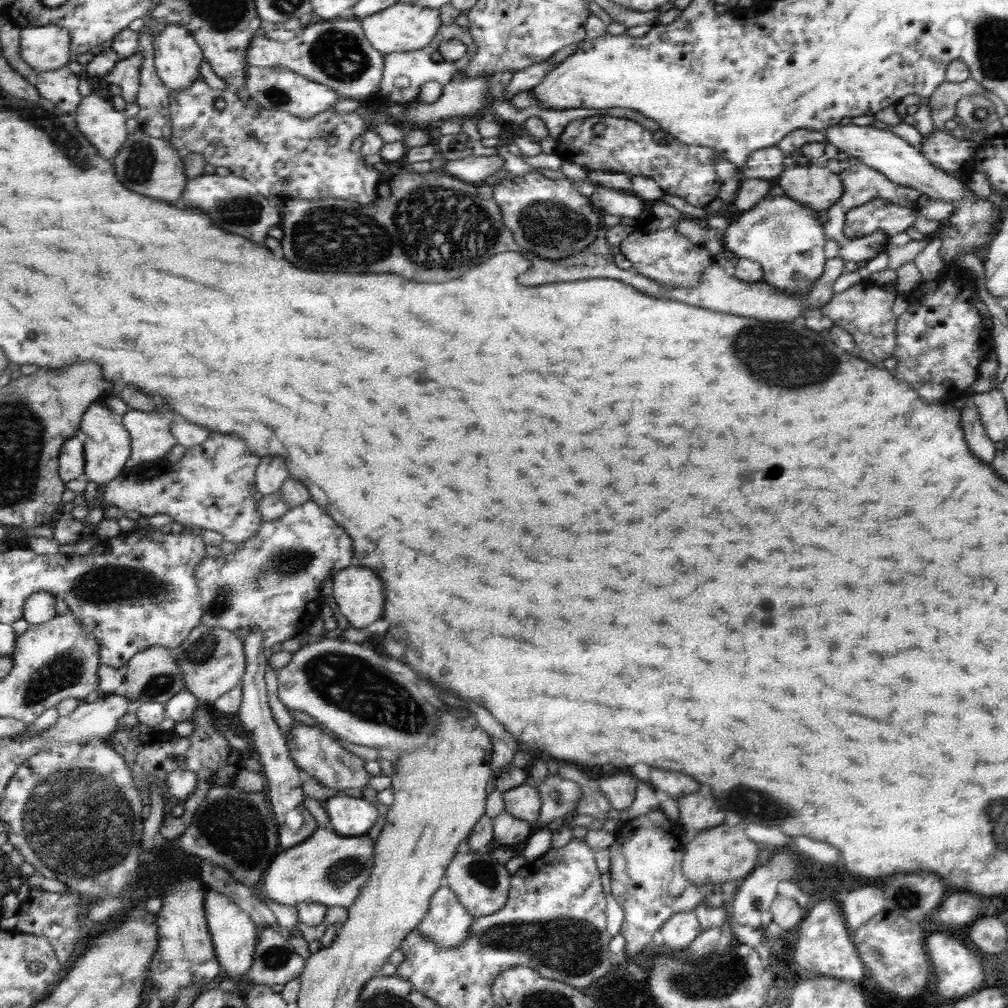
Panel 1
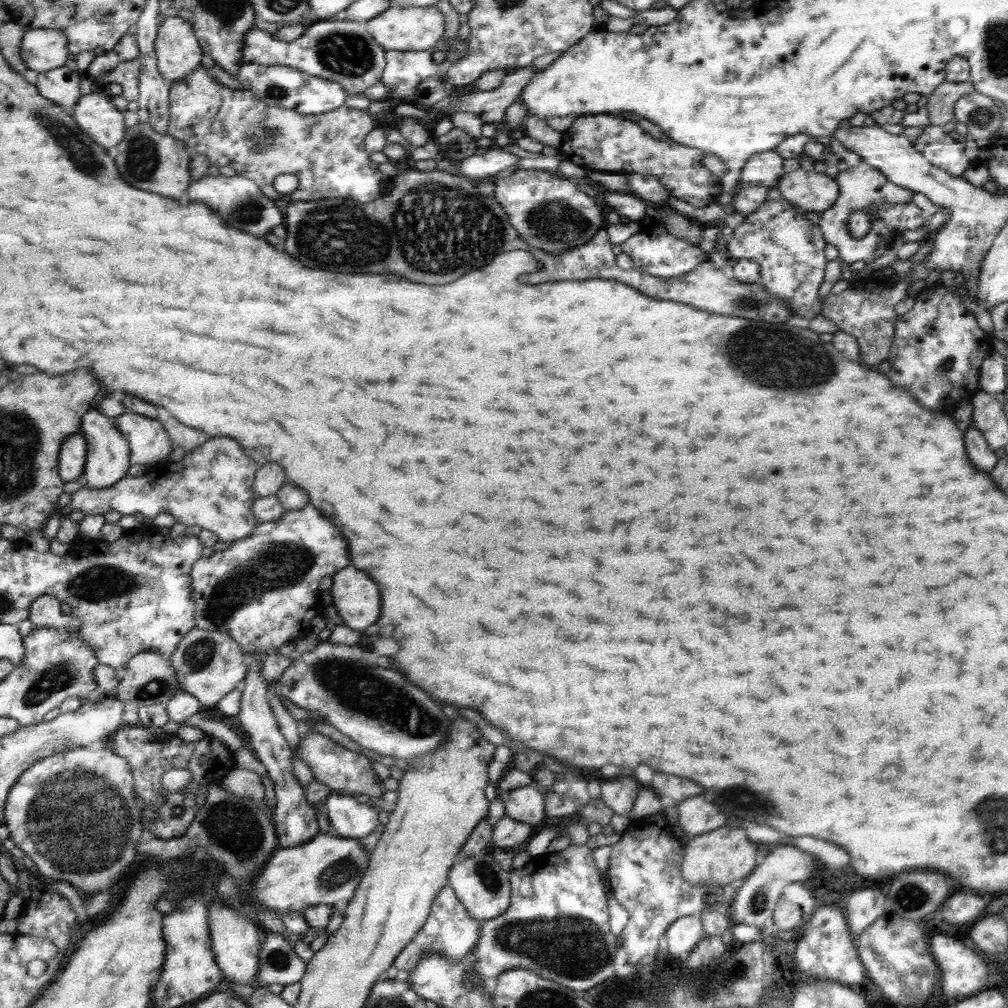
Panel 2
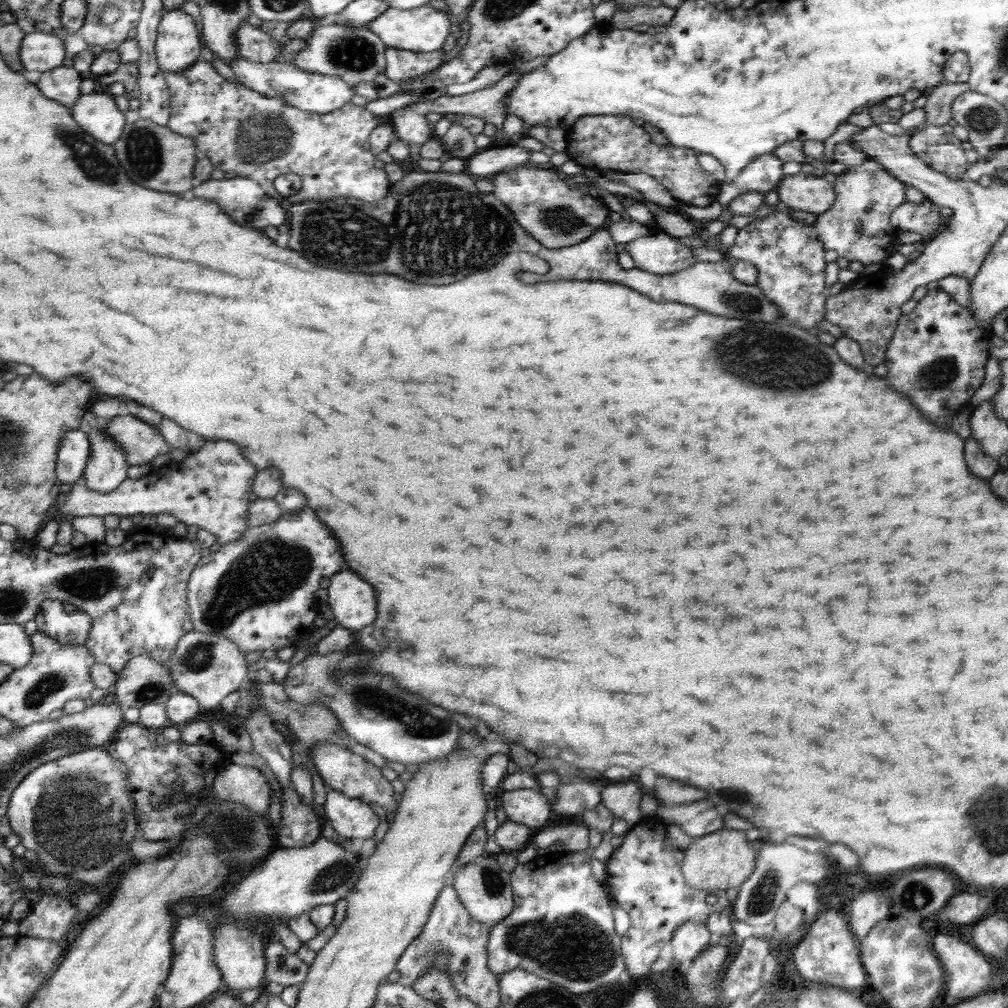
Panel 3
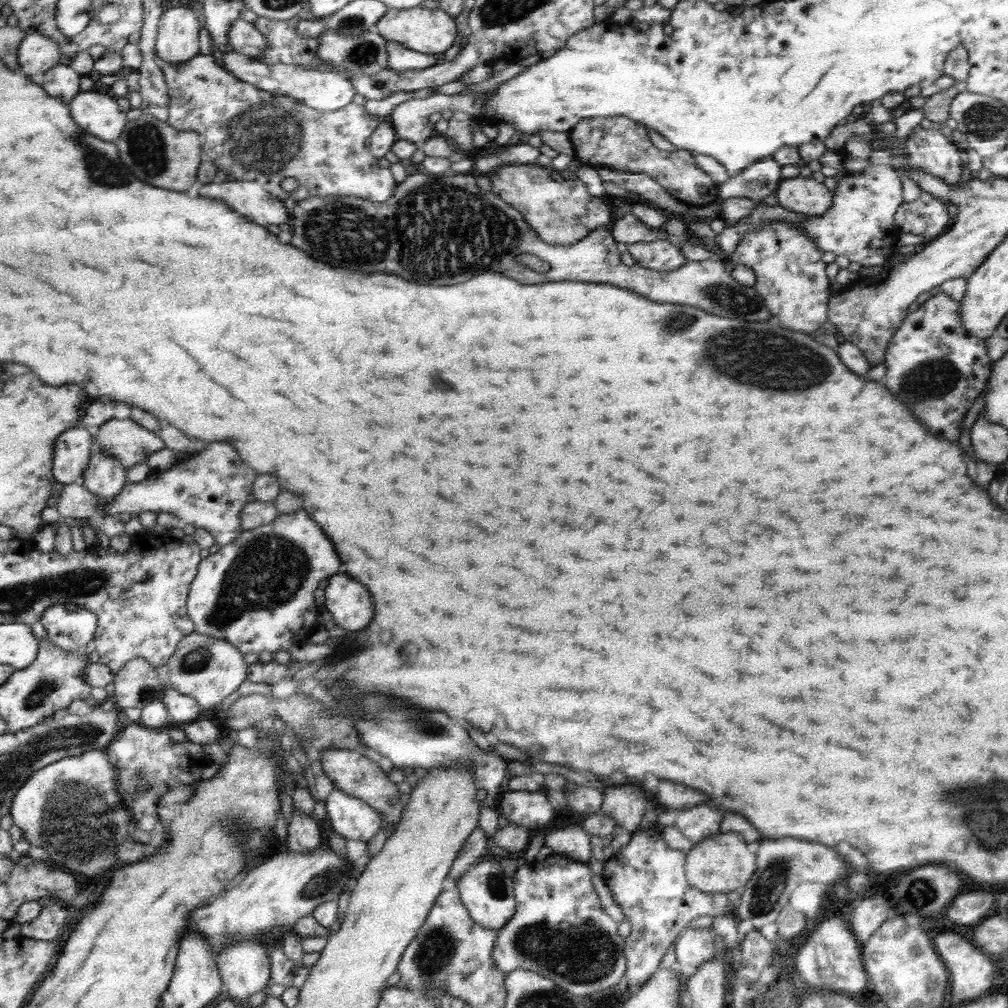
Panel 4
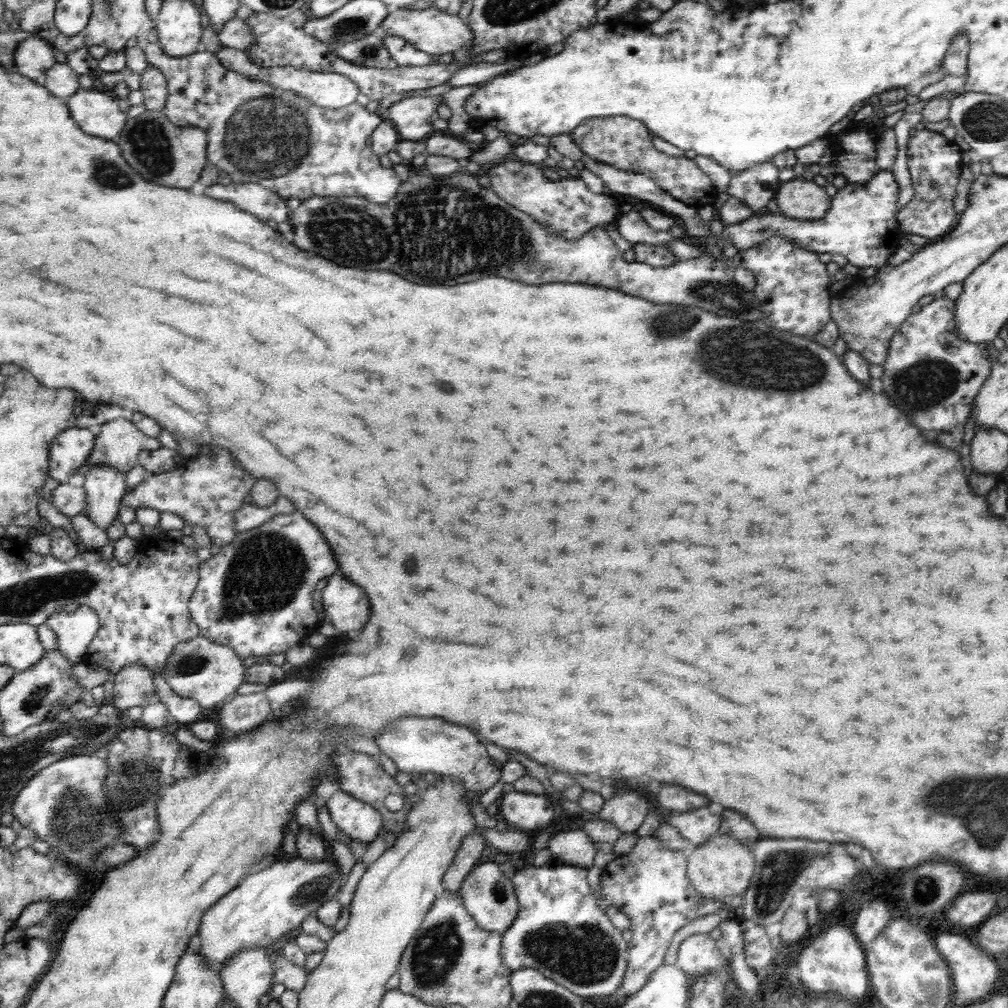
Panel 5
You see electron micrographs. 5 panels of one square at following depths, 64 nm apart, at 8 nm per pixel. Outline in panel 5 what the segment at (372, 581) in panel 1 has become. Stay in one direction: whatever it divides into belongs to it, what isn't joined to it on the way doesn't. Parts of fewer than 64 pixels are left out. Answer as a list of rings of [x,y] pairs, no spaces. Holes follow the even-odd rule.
[[[343,574],[331,576],[329,584],[323,592],[323,608],[329,618],[327,624],[333,624],[337,634],[361,630],[371,616],[371,604],[367,594],[353,582],[349,582]]]

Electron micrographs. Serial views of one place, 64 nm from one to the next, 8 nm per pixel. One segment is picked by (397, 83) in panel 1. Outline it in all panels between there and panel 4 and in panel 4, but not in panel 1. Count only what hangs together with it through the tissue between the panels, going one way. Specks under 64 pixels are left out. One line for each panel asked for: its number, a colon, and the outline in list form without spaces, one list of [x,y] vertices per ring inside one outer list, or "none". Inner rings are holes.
2: [[[467,38],[467,42],[463,44],[461,40],[457,42],[457,50],[447,54],[445,60],[441,64],[437,64],[433,60],[433,50],[425,50],[425,52],[395,52],[389,50],[387,52],[387,68],[383,74],[383,82],[393,88],[389,98],[397,98],[397,100],[405,100],[409,96],[415,94],[417,86],[425,80],[425,78],[439,78],[445,80],[449,70],[463,60],[465,56],[469,56],[471,52],[471,40]]]
3: [[[387,48],[387,76],[395,82],[417,80],[419,76],[427,76],[447,64],[443,50],[439,52],[409,52],[401,48]]]
4: [[[391,42],[387,44],[389,50],[389,66],[395,72],[407,72],[407,70],[423,70],[423,68],[431,68],[435,66],[435,58],[433,54],[423,54],[417,50],[411,50],[407,46],[403,46],[401,42]]]

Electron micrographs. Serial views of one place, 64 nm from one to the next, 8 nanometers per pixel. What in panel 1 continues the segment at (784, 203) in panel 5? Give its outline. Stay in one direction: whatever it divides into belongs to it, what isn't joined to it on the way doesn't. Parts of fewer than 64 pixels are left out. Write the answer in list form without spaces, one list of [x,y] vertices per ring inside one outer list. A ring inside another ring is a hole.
[[[811,164],[783,170],[775,184],[783,188],[789,200],[807,206],[813,212],[829,210],[843,194],[837,174]]]

